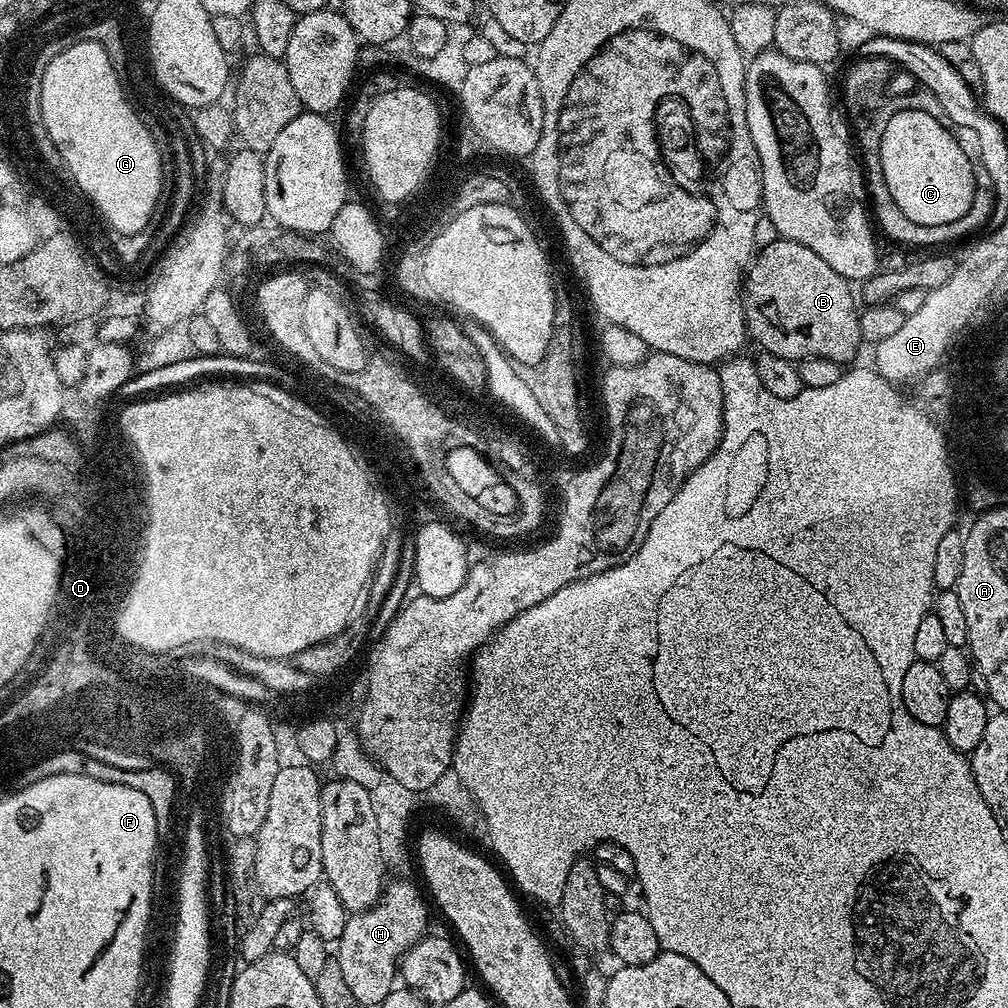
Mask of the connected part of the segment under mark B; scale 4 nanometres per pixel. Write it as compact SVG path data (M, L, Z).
M778 238L774 242L770 242L770 246L759 249L753 255L752 262L748 266L748 271L744 277L742 285L742 299L744 301L744 322L746 332L749 337L752 336L758 343L764 347L763 351L769 356L777 356L783 360L793 362L801 362L808 359L828 359L830 362L844 366L856 356L856 347L861 347L862 341L860 338L860 312L856 308L856 300L852 297L853 285L844 277L840 276L834 270L830 270L830 266L826 266L826 262L822 262L822 258L818 258L818 254L814 254L814 250L810 250L810 246L802 246L802 242L794 242L793 240L785 240Z

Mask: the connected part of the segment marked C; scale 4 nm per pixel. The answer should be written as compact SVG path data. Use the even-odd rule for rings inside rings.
M919 106L903 108L886 122L880 147L882 174L894 202L898 202L898 210L902 210L910 222L922 226L958 222L958 218L970 210L976 193L977 169L973 157L964 153L963 146L956 141L957 133L936 116L923 112Z

